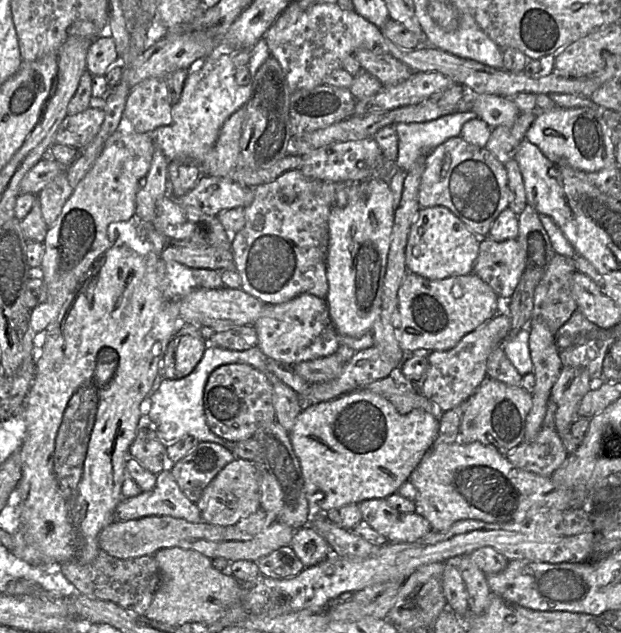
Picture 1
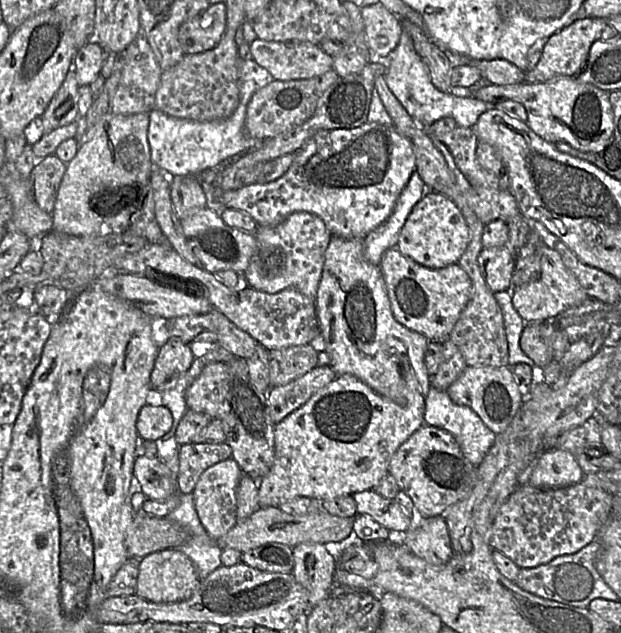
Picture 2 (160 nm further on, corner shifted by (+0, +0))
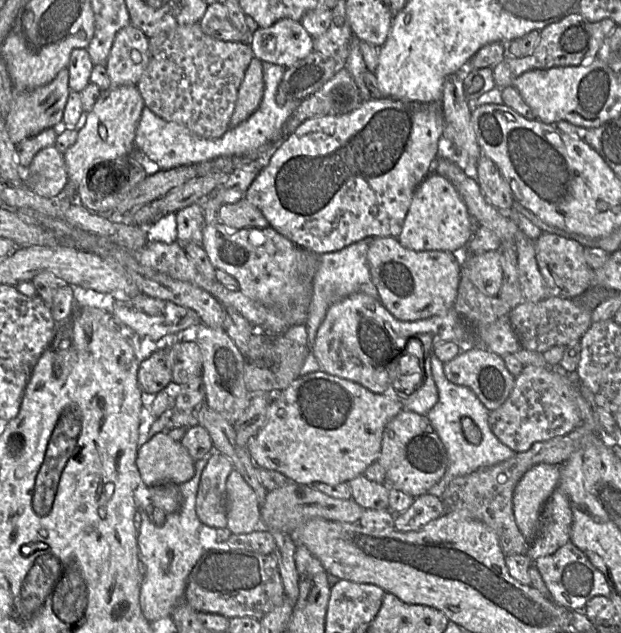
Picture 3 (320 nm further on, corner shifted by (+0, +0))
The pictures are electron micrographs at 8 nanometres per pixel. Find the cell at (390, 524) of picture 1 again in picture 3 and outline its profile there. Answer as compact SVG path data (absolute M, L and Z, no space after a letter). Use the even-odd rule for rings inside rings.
M365 475L350 480L352 499L363 509L389 509L389 488L386 484L370 481Z

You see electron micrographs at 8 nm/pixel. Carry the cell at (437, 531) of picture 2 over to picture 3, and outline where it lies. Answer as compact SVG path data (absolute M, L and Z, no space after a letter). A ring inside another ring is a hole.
M426 493L414 498L406 511L396 514L394 528L400 532L418 531L444 513L441 499Z

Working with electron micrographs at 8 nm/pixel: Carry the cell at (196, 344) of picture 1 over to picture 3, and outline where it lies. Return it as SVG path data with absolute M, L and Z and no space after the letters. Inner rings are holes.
M166 344L141 362L137 380L140 389L147 395L156 395L173 381L169 345Z

